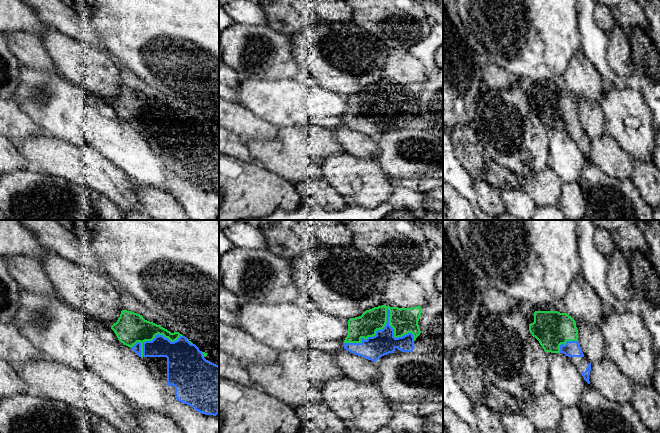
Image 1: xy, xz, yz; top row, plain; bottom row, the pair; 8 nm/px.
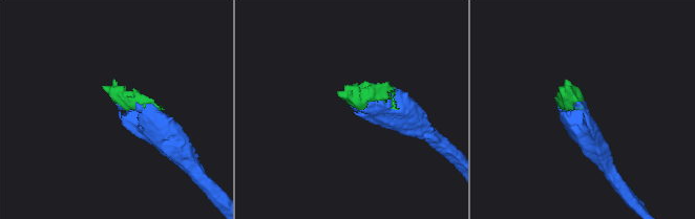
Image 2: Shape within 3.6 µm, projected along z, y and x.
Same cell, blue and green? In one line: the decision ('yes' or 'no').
yes

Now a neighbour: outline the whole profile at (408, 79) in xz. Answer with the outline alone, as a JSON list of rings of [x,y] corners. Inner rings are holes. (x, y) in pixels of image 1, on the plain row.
[[[405,75],[404,76],[404,81],[406,84],[411,84],[411,83],[415,83],[415,82],[425,82],[427,78],[422,77],[420,75]]]

